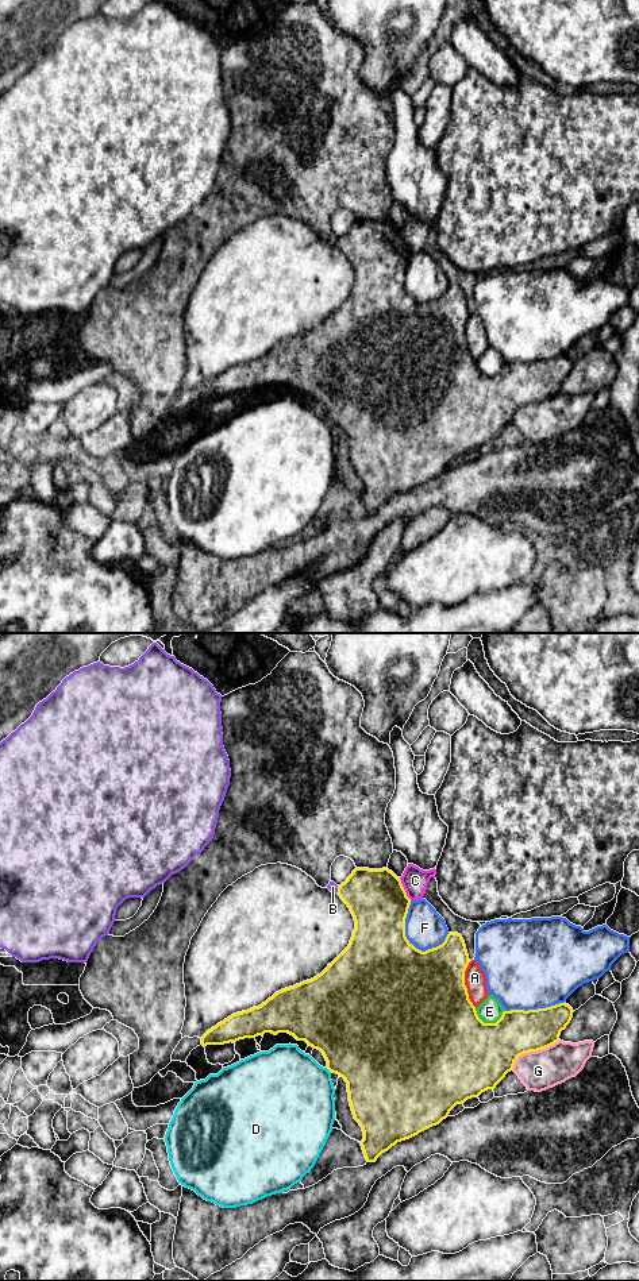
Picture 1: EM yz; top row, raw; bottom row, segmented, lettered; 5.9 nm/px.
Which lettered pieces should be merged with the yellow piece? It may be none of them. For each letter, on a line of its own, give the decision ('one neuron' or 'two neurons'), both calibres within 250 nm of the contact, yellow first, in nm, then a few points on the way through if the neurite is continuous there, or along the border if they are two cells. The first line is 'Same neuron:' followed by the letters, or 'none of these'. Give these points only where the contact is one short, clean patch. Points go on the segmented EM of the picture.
Same neuron: C
A: two neurons; calibres 500 and 130 nm
B: two neurons; calibres 340 and 60 nm
C: one neuron; calibres 340 and 160 nm
D: two neurons; calibres 480 and 460 nm
E: two neurons; calibres 480 and 140 nm
F: two neurons; calibres 480 and 240 nm
G: two neurons; calibres 320 and 240 nm

